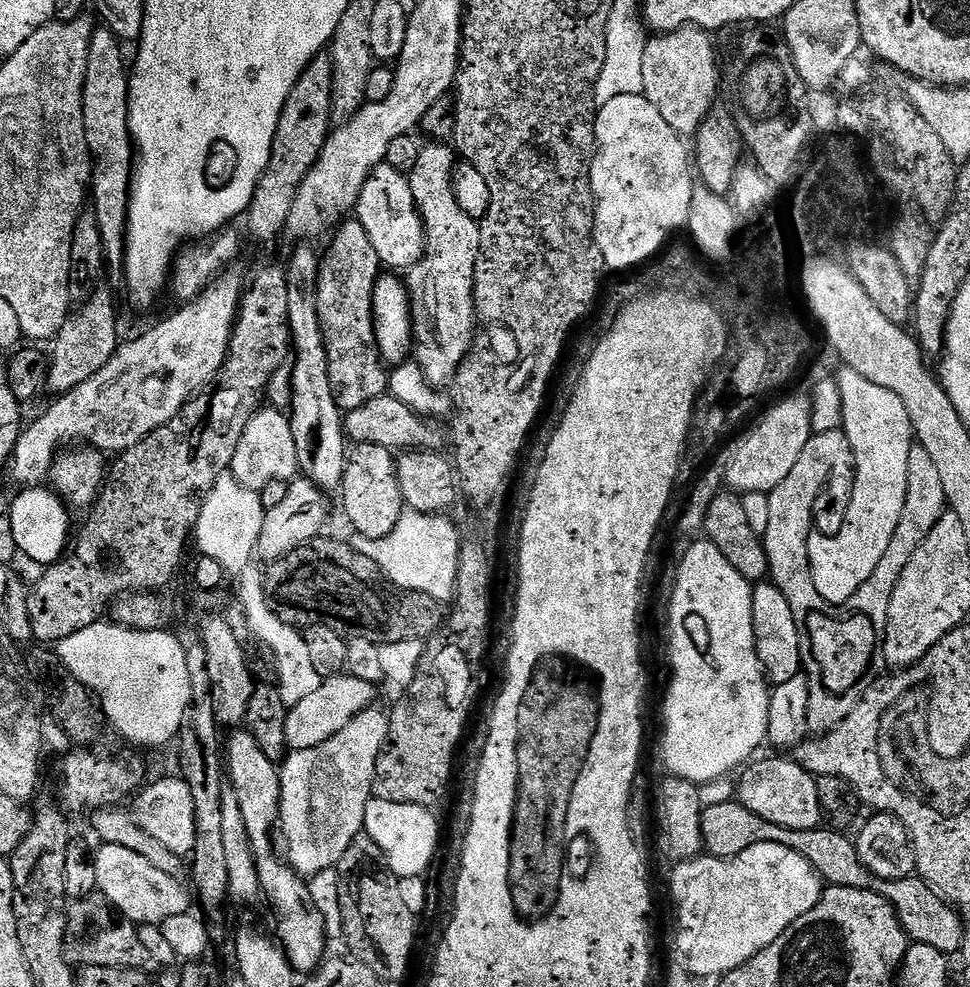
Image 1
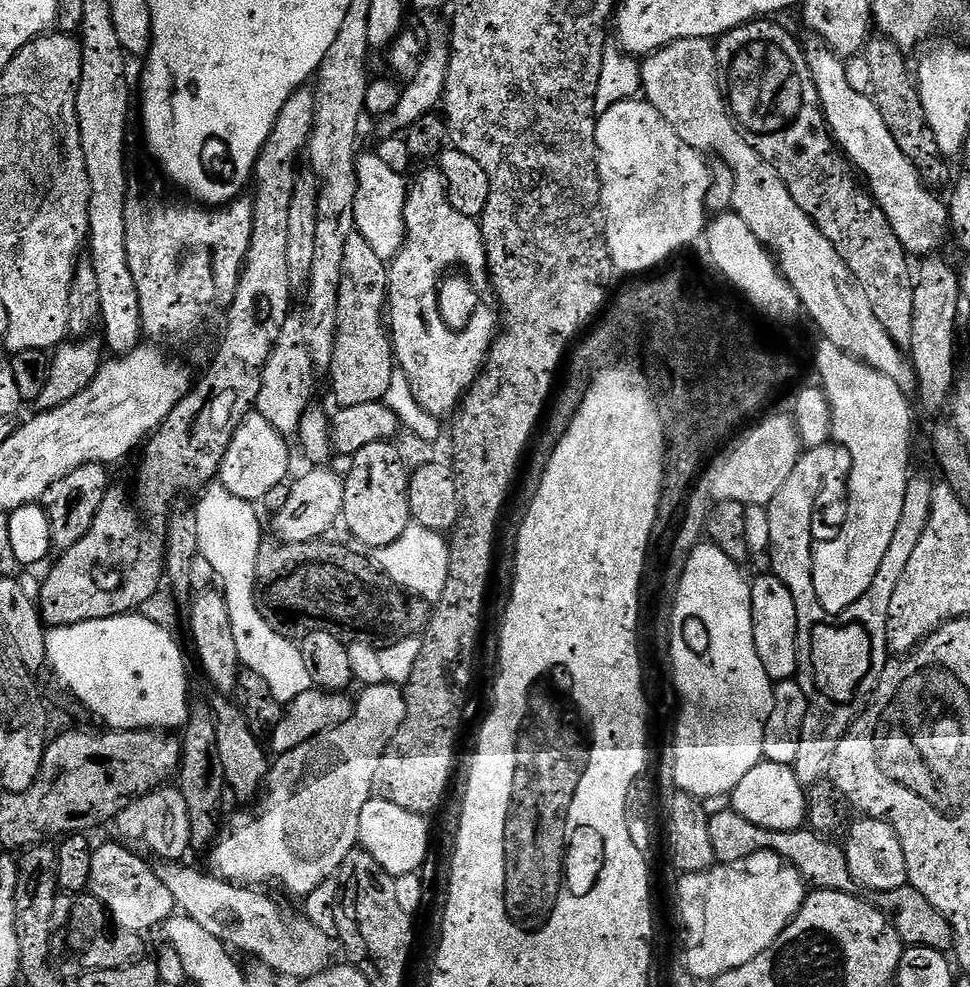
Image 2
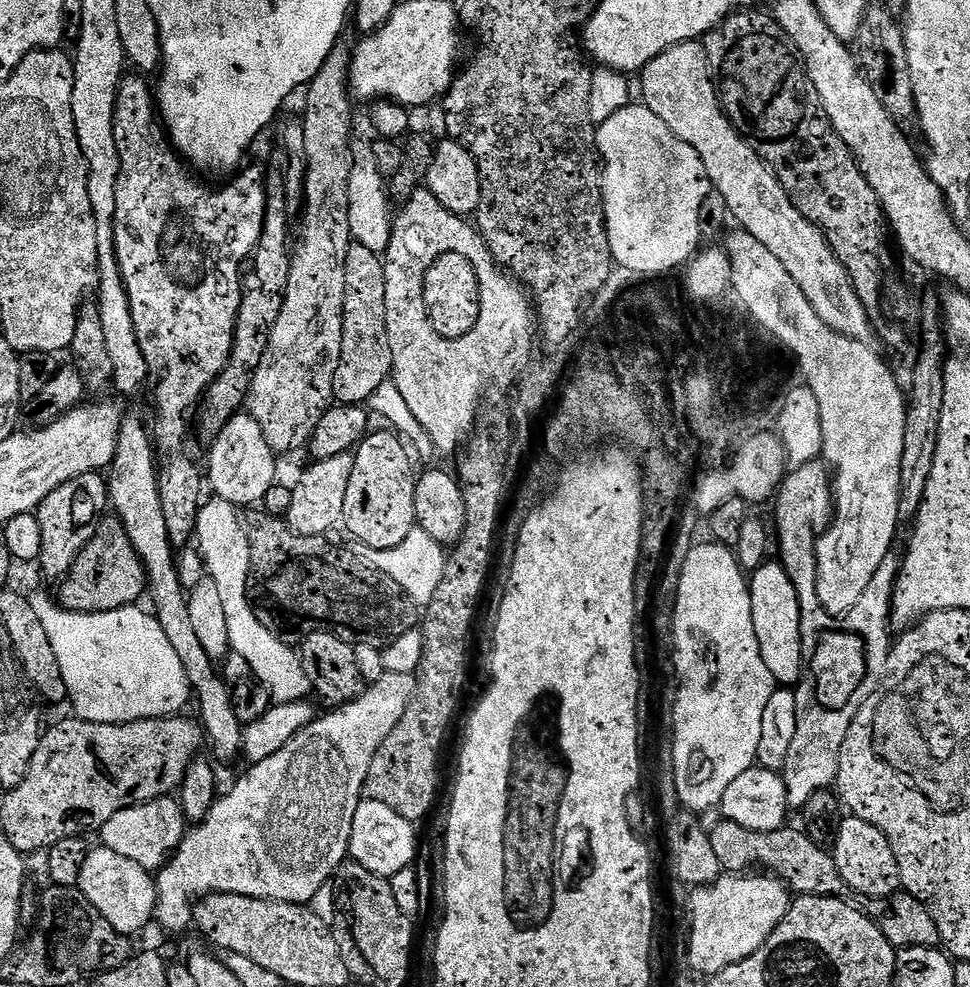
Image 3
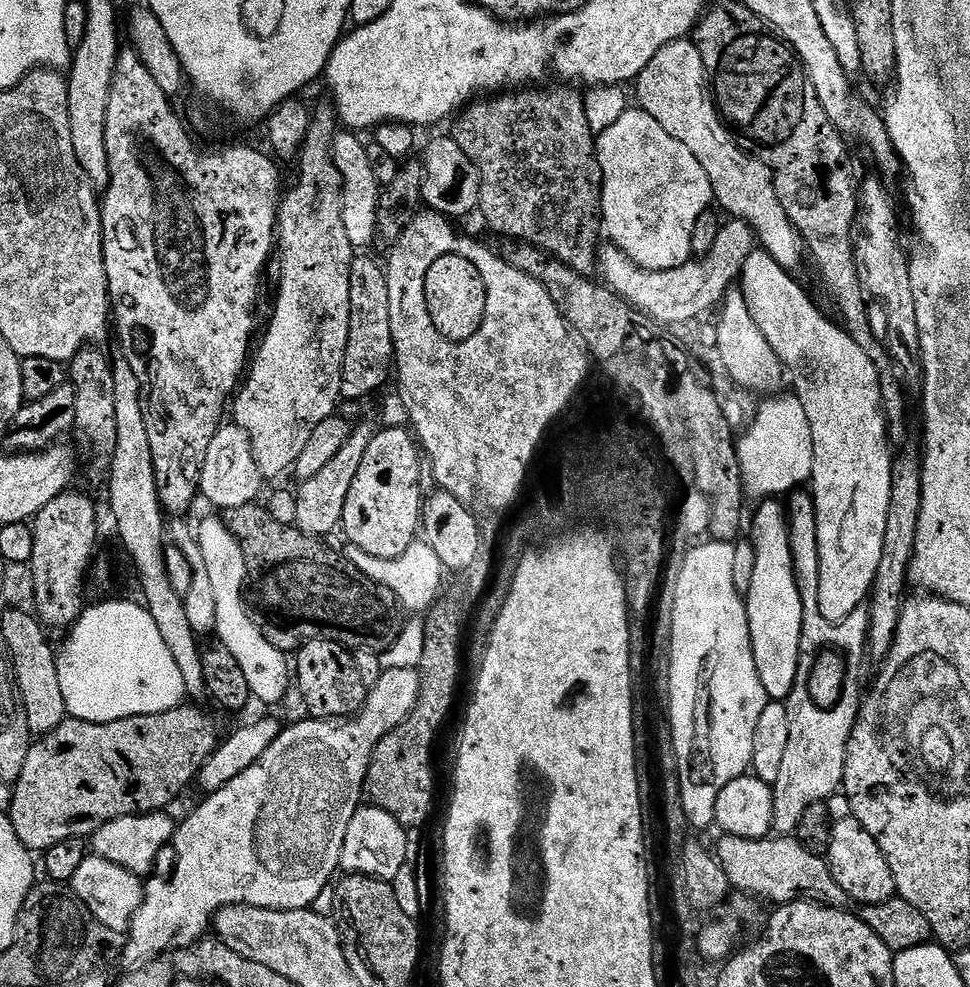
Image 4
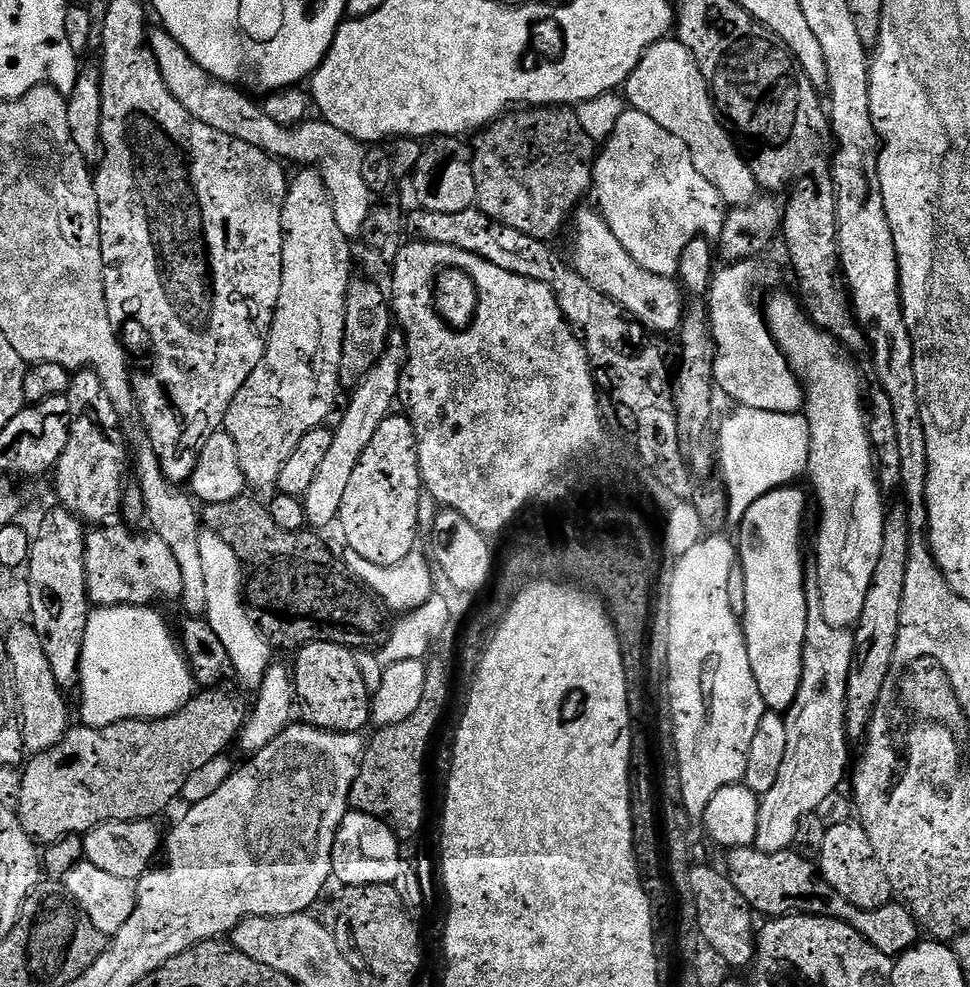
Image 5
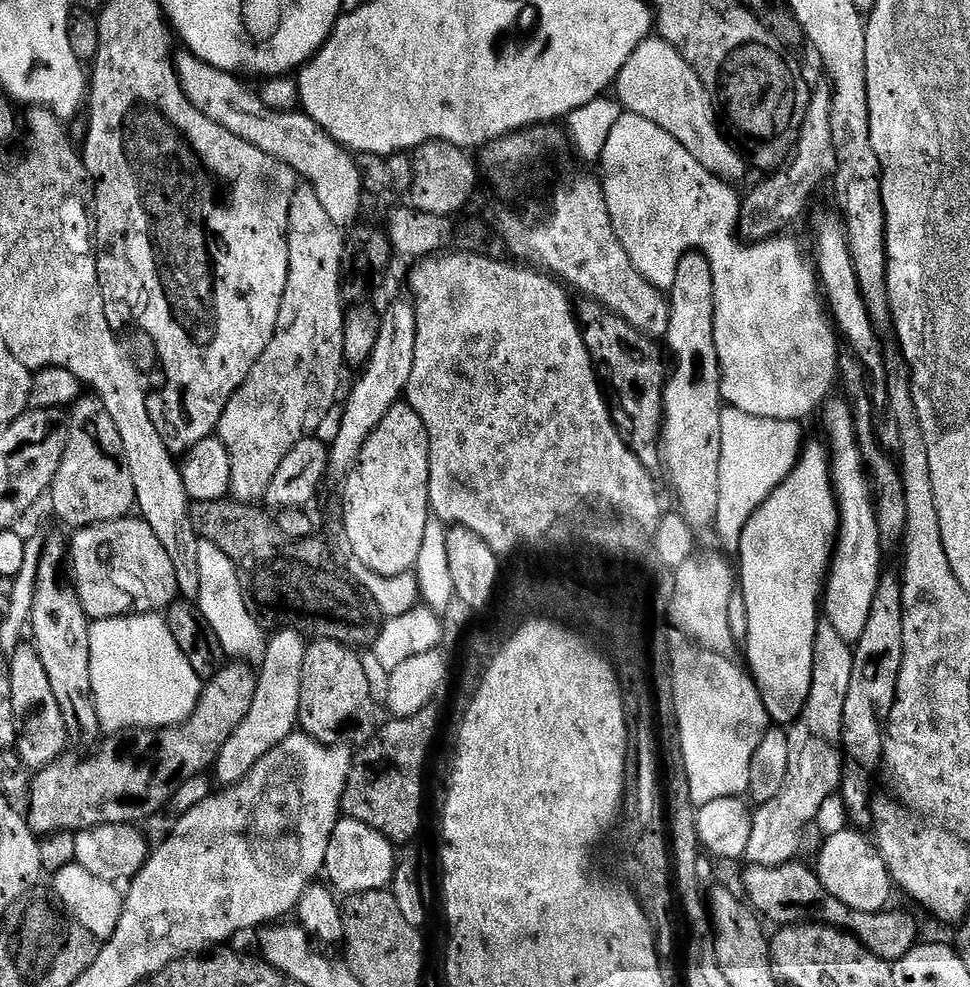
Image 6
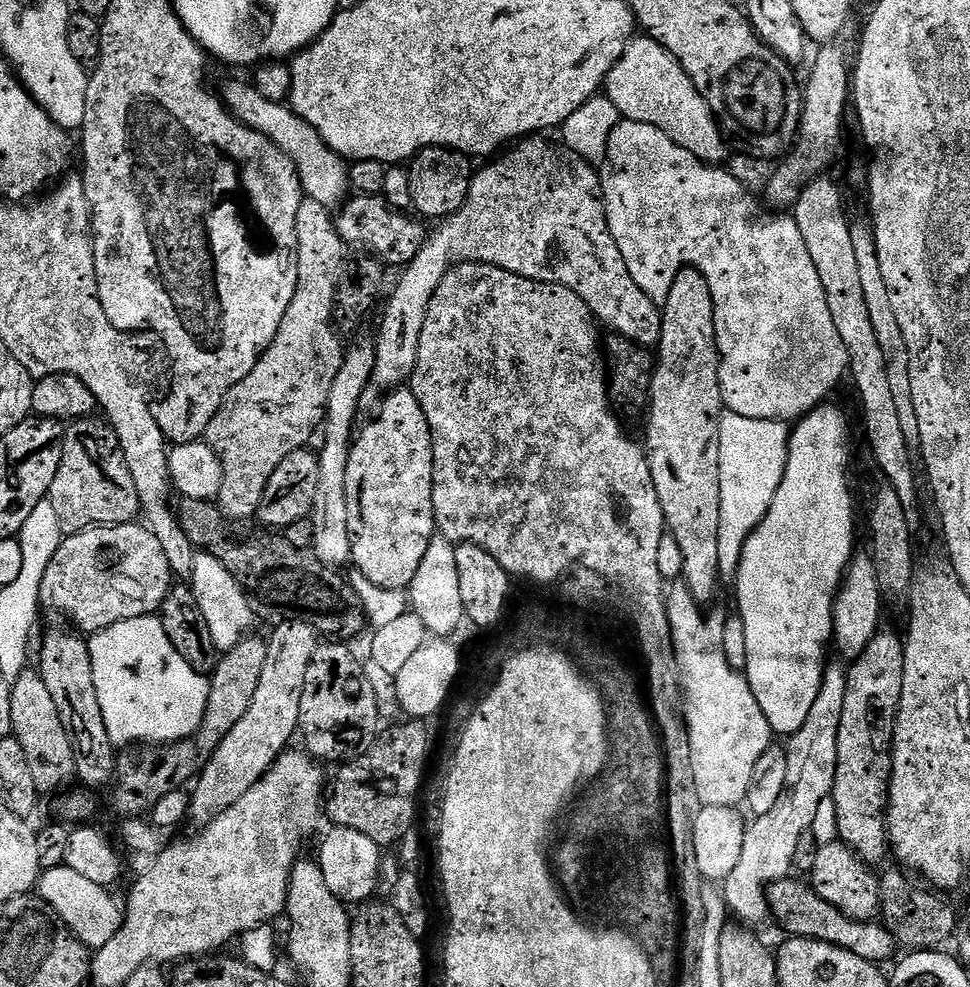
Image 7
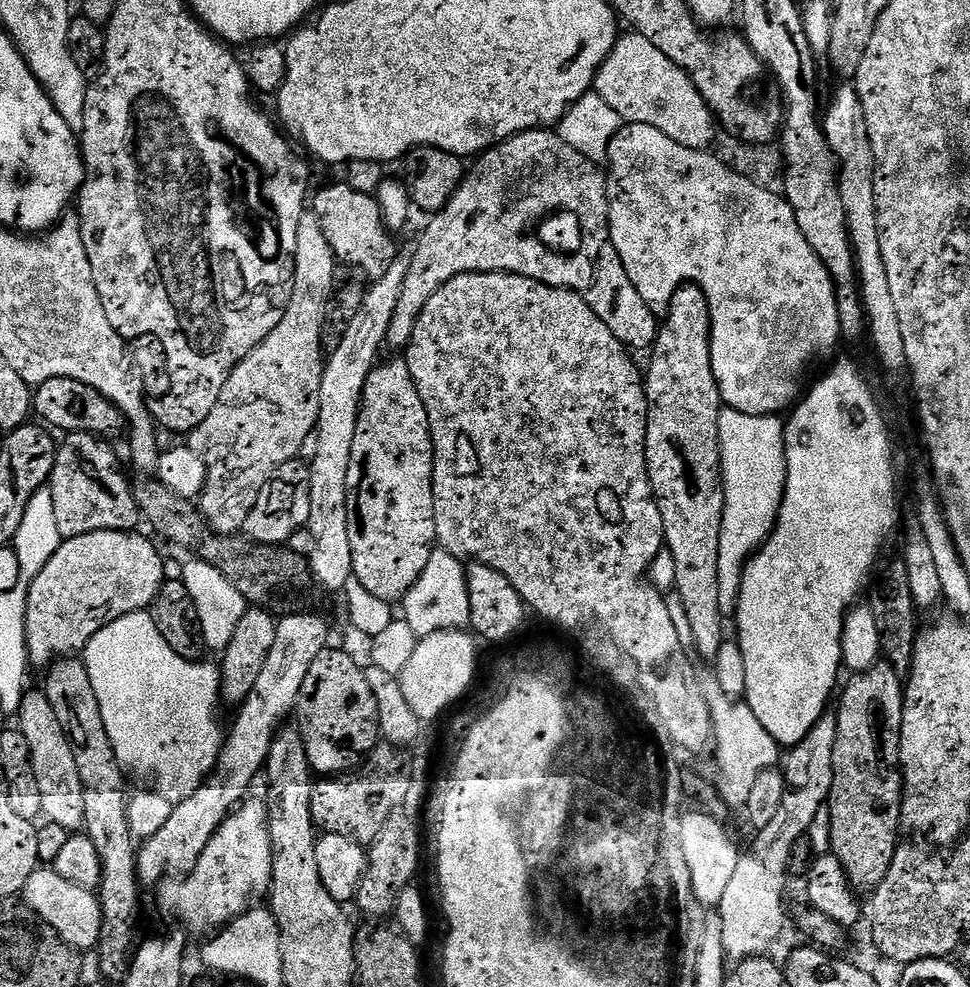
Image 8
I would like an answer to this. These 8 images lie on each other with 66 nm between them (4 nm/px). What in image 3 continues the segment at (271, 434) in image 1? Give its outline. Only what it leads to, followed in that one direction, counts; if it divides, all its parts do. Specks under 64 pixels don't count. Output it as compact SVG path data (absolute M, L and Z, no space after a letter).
M237 414L228 421L225 428L215 433L216 441L212 444L212 453L206 456L206 480L219 499L237 506L243 504L259 505L264 495L277 483L277 455L266 442L262 426L254 422L252 416Z

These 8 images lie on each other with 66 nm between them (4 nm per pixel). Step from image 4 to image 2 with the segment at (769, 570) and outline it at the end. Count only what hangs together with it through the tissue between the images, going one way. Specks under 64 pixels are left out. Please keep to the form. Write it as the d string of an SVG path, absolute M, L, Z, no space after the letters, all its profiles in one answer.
M771 574L753 579L751 586L754 646L758 650L758 658L762 658L762 666L766 666L766 674L773 682L793 679L798 672L798 610L794 610L794 598L790 598L790 590L782 586L780 579Z

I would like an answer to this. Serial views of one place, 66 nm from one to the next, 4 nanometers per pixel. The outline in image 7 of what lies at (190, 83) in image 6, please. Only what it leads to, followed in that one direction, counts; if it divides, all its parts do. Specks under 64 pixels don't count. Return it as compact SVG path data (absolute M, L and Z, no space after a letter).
M232 80L222 91L224 105L232 115L238 117L243 124L258 130L264 136L269 136L278 150L286 154L299 170L307 199L322 202L329 210L336 210L343 205L350 192L348 183L349 165L310 126L310 122L303 120L287 103L275 104L262 94L258 94L255 83L244 80Z

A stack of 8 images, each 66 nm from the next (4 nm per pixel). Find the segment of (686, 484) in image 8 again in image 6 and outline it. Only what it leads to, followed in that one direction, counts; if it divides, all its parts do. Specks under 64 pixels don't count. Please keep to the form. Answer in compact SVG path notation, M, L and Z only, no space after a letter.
M700 251L687 252L678 262L678 271L666 296L668 302L668 334L666 343L670 353L670 371L664 386L664 427L660 429L662 468L668 471L672 492L676 495L678 513L696 534L713 531L718 514L718 470L722 454L722 397L720 394L720 363L718 346L714 338L714 314L716 313L716 283L710 270L710 262Z

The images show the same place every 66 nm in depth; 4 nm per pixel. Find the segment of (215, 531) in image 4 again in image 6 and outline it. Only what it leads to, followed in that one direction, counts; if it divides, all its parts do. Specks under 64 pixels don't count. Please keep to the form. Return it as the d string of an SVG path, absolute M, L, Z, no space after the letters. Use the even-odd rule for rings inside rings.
M200 541L198 546L198 578L200 579L200 614L206 618L222 646L225 657L240 662L259 662L264 659L268 645L265 629L261 621L249 612L244 601L244 591L238 578L238 570L214 542ZM261 628L261 629L260 629ZM253 660L253 661L252 661Z

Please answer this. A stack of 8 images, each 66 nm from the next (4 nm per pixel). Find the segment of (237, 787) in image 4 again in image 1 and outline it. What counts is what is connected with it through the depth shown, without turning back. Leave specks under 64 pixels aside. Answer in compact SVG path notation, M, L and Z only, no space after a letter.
M371 706L360 712L356 717L342 730L329 738L328 741L322 741L320 745L316 745L310 749L298 749L296 751L289 751L285 755L282 763L279 765L280 769L280 822L278 825L279 835L284 835L284 844L288 847L286 852L286 859L292 865L292 869L298 873L299 876L311 878L316 876L320 871L328 869L335 869L339 865L342 854L346 854L346 850L352 843L355 842L357 836L364 832L364 819L366 818L366 806L368 801L373 799L372 783L374 782L374 774L376 773L376 763L380 757L382 746L388 737L388 717L387 711L383 712L379 706Z

